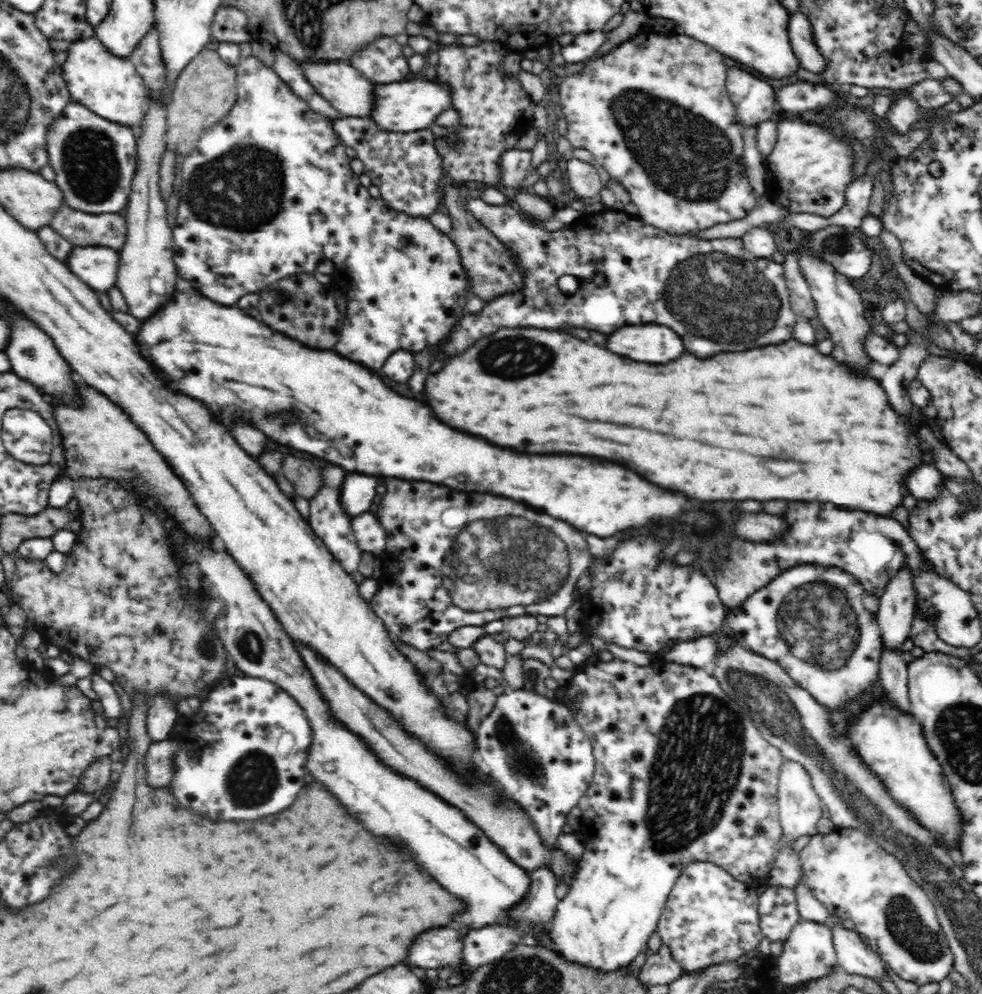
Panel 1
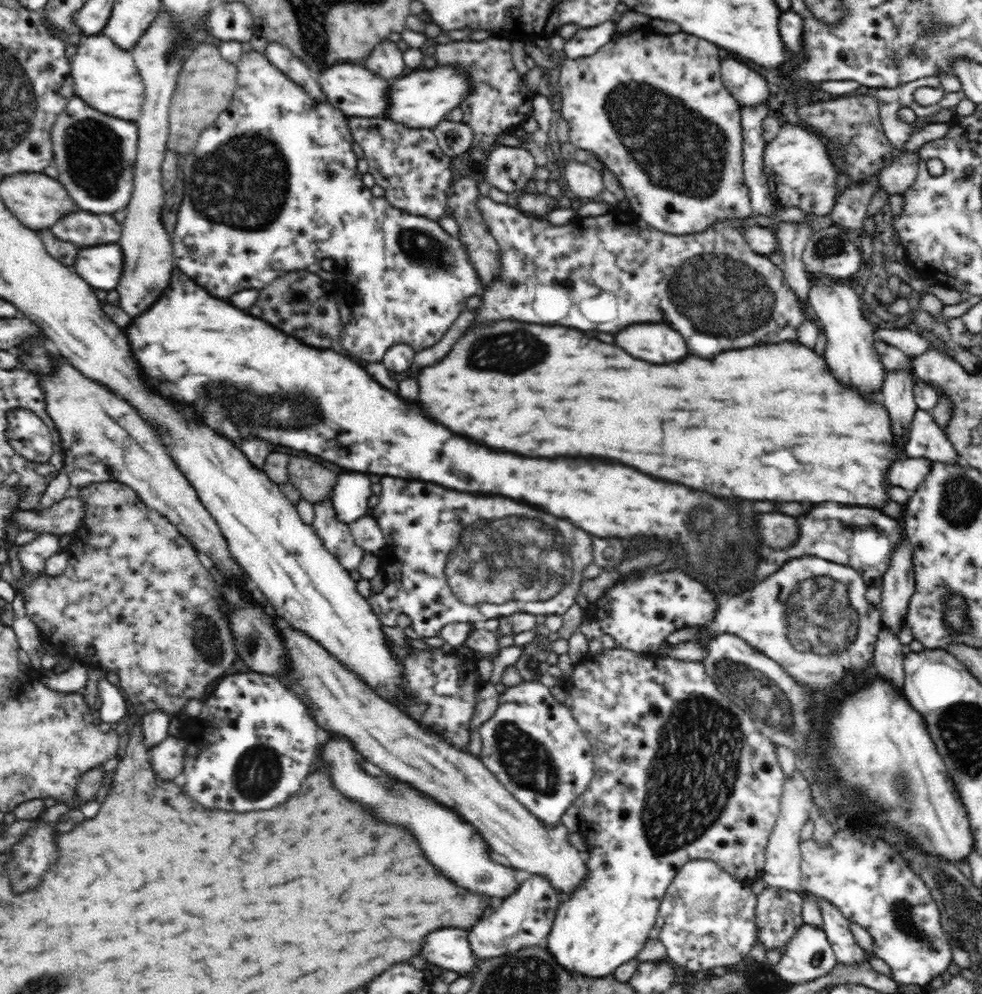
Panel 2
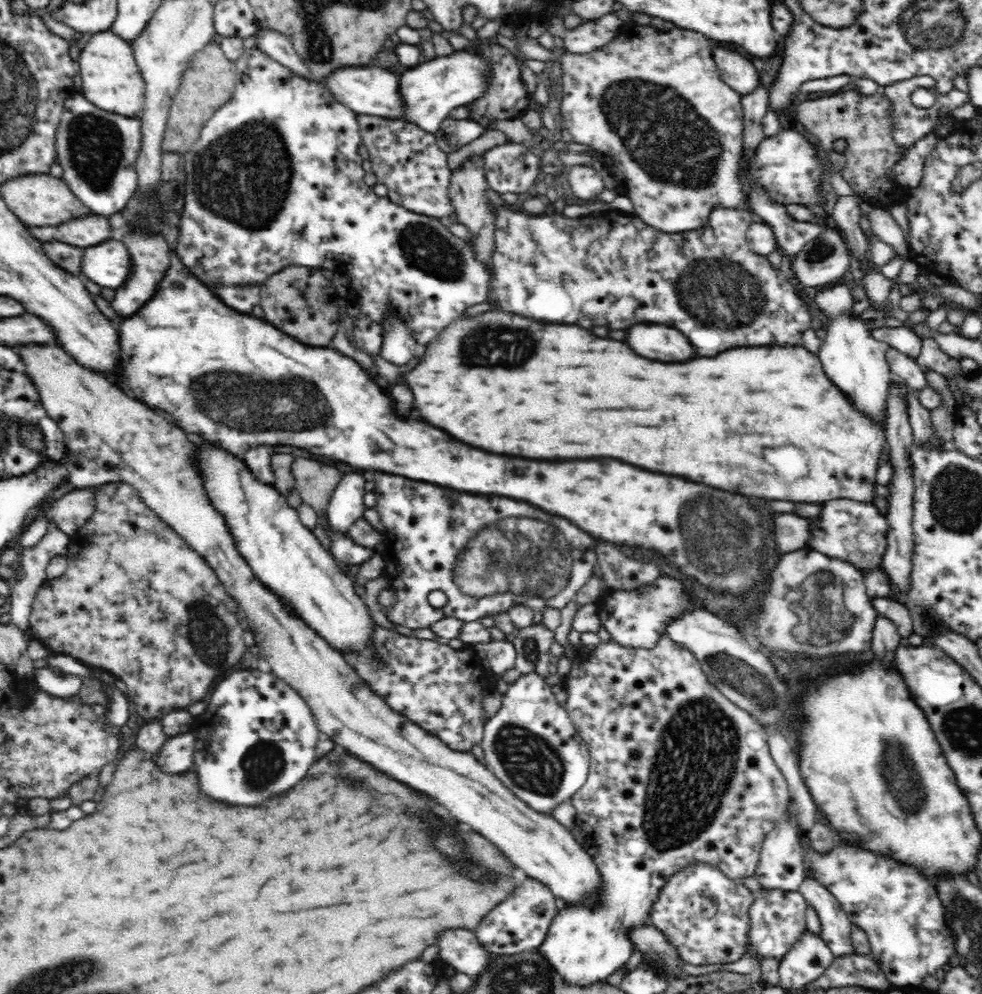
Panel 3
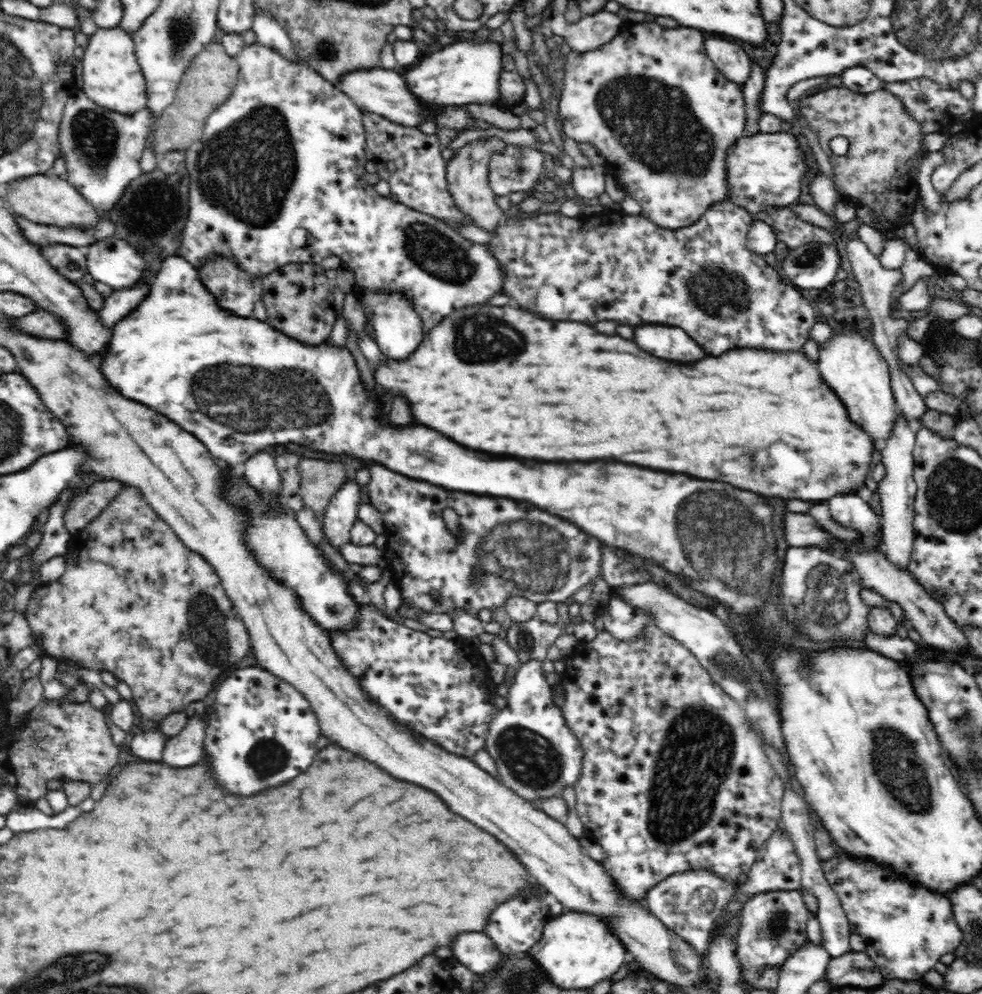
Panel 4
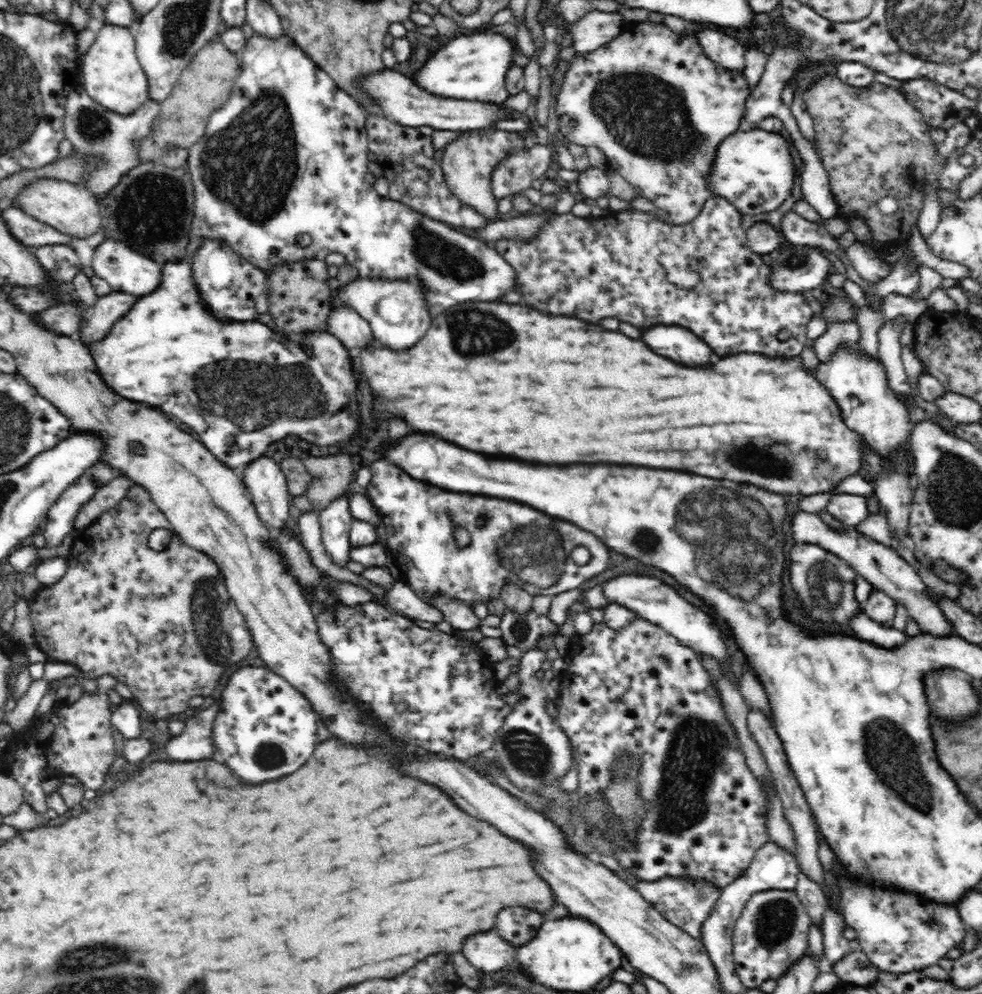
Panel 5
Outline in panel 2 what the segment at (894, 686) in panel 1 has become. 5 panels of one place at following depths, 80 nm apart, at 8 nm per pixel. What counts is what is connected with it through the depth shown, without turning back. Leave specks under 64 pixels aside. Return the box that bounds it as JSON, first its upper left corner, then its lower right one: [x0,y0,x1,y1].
[873,626,904,690]

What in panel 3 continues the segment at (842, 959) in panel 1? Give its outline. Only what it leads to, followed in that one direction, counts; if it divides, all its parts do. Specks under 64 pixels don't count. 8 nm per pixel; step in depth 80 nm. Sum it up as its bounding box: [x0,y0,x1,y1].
[799,875,854,958]

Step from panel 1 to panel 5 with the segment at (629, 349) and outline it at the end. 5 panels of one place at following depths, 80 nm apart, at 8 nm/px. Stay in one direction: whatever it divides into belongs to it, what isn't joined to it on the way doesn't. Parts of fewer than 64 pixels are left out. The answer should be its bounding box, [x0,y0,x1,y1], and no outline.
[642,326,716,366]

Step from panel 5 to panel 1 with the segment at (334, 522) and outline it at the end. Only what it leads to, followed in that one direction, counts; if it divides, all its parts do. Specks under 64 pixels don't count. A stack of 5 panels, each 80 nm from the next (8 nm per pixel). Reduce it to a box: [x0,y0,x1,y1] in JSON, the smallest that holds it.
[340,473,381,517]

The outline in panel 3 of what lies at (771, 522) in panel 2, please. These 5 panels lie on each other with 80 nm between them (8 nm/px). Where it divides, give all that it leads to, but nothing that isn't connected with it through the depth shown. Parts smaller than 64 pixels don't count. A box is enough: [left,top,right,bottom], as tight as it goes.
[774,514,808,552]

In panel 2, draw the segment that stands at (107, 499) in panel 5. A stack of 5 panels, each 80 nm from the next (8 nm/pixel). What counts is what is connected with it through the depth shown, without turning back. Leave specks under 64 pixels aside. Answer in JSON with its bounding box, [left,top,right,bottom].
[13,491,84,535]

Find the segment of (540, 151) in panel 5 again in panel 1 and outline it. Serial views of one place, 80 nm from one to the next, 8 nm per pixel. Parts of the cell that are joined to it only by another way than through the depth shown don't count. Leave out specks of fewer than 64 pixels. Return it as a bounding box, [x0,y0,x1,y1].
[500,149,532,191]

